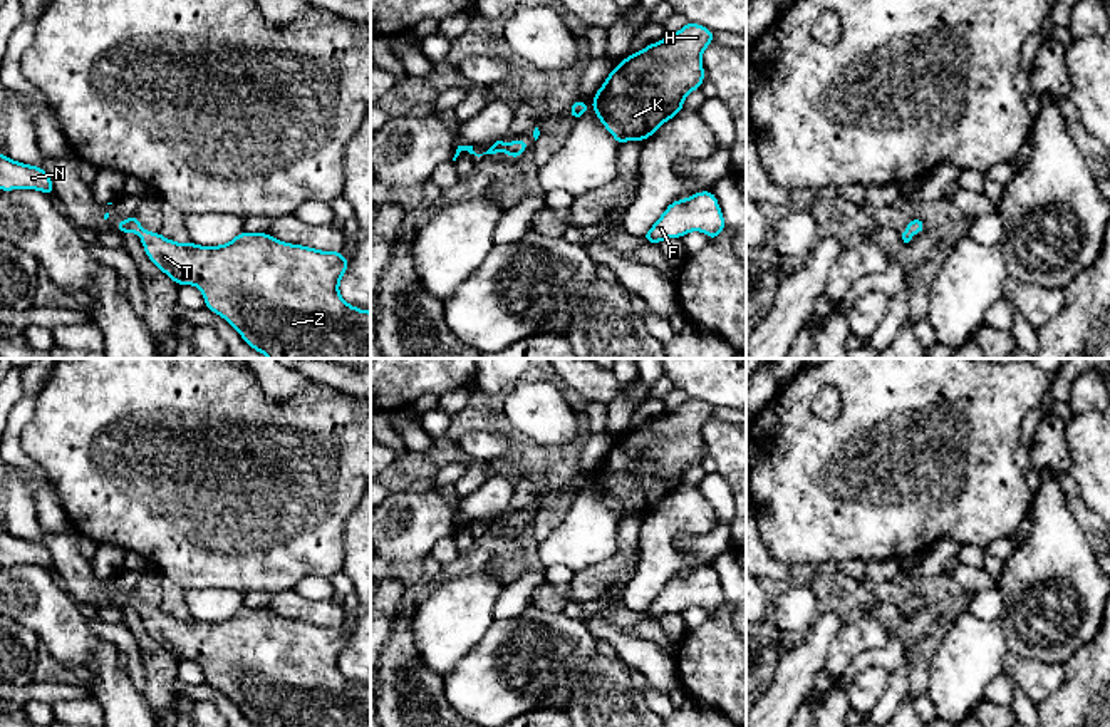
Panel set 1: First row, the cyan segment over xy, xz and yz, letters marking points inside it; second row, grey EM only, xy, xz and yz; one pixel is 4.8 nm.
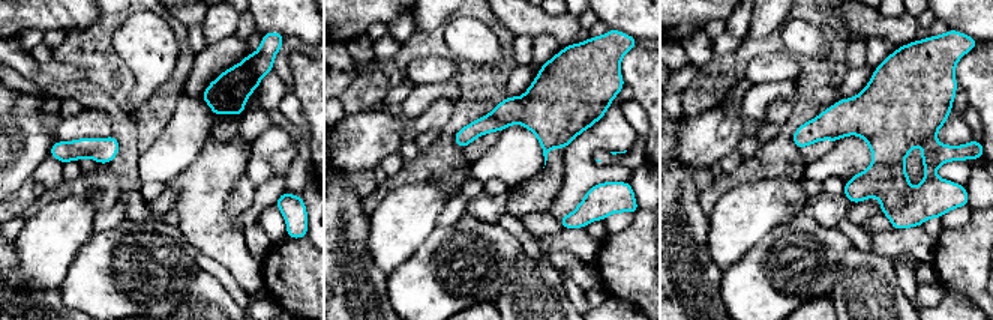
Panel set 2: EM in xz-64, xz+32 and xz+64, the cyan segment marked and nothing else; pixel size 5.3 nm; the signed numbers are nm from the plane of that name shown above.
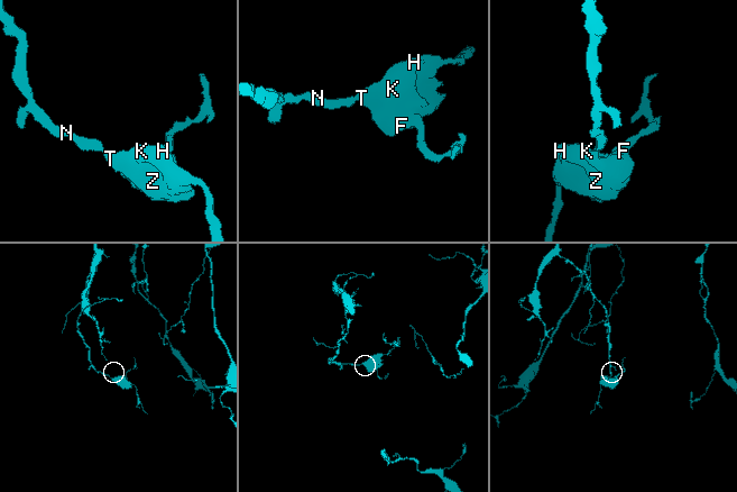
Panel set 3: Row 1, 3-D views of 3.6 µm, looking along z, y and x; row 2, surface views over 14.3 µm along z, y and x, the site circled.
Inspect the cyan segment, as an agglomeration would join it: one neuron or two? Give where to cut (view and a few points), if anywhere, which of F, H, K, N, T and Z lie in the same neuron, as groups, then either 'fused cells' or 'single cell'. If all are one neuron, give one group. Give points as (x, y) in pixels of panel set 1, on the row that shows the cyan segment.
cut none; groups F H K N T Z; single cell

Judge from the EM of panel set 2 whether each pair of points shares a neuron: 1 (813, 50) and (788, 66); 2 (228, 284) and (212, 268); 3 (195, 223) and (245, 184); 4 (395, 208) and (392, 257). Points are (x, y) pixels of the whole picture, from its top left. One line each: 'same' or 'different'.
1: different
2: same
3: different
4: same

